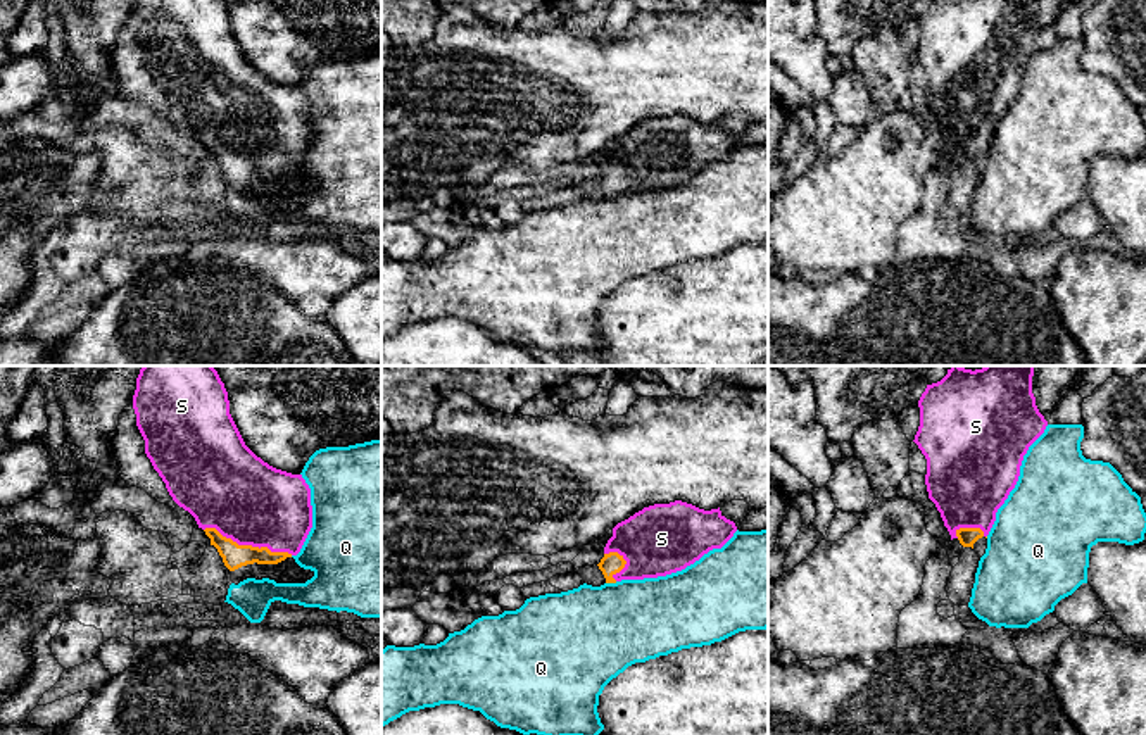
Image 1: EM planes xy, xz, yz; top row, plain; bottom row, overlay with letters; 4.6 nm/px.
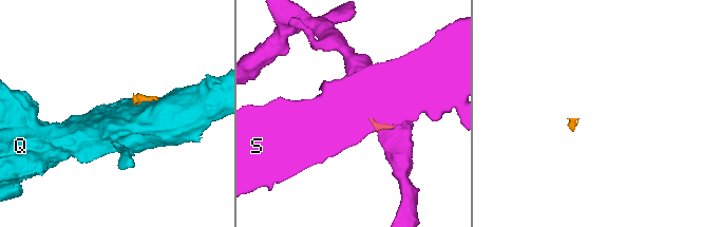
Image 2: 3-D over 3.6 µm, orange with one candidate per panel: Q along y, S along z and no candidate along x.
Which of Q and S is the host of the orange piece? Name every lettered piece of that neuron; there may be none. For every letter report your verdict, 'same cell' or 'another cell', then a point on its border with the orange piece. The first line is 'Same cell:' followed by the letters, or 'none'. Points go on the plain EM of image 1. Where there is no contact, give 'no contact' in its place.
Same cell: S
Q: another cell | xz (611, 195)
S: same cell | xy (249, 159)

